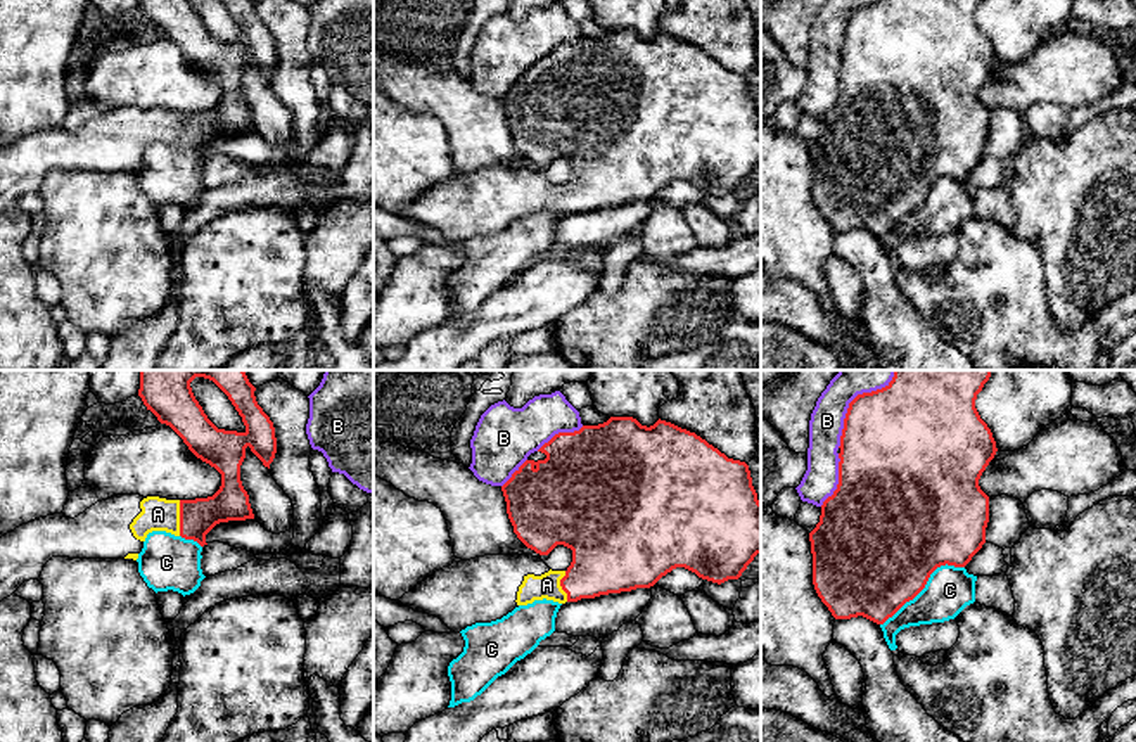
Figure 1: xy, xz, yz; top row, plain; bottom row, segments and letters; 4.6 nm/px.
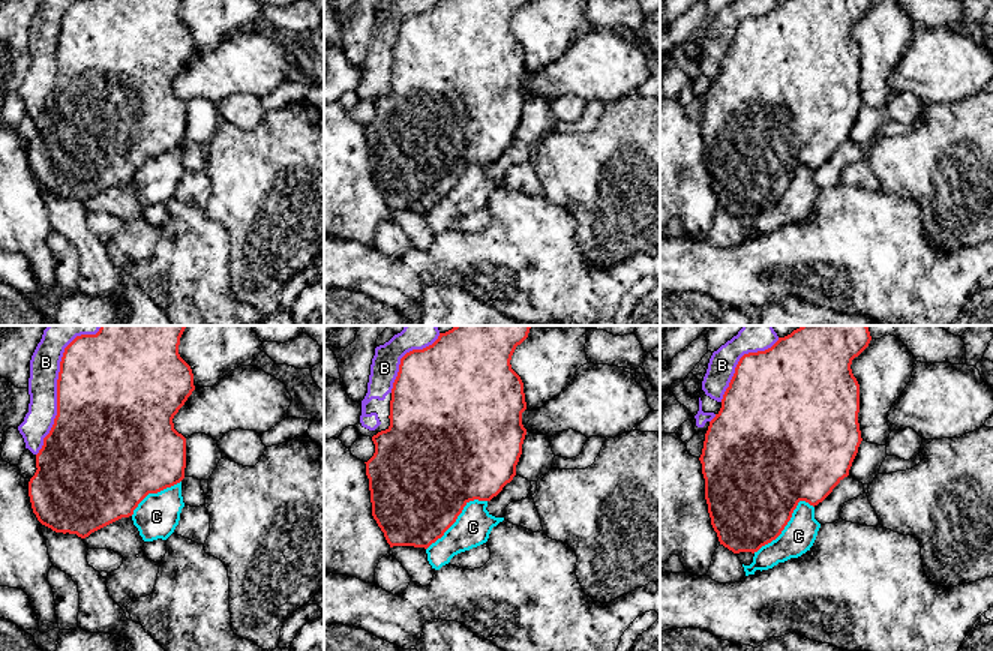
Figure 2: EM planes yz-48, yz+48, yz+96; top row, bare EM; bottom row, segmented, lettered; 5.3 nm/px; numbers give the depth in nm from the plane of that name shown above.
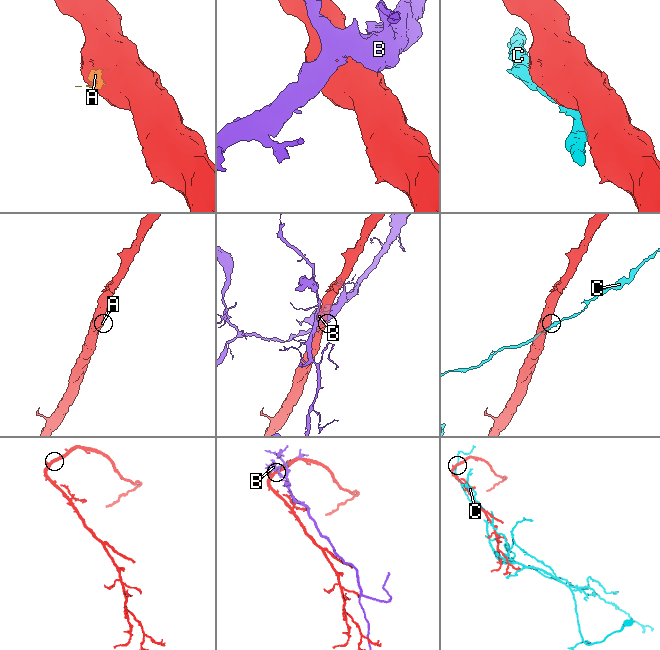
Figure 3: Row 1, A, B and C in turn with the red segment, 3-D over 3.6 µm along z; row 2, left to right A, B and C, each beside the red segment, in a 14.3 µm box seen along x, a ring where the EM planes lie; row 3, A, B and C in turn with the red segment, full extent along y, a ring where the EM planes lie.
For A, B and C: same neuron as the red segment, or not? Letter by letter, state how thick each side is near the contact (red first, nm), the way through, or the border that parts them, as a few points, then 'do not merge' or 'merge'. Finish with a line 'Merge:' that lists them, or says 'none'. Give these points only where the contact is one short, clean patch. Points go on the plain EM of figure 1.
A: 170/160 nm | across xy (230, 115), (197, 130), (180, 130), (158, 127) | merge
B: 480/160 nm | do not merge
C: 500/220 nm | do not merge
Merge: A

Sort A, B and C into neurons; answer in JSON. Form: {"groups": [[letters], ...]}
{"groups": [["A"], ["B"], ["C"]]}

